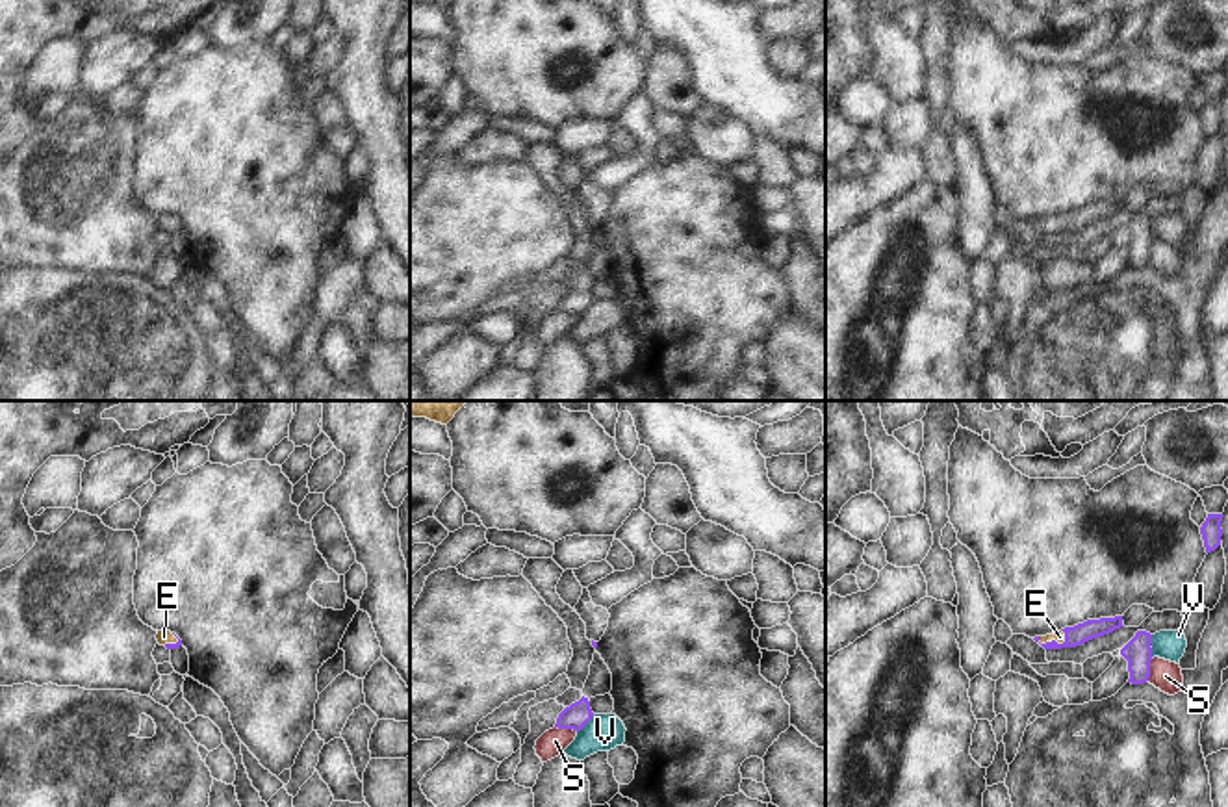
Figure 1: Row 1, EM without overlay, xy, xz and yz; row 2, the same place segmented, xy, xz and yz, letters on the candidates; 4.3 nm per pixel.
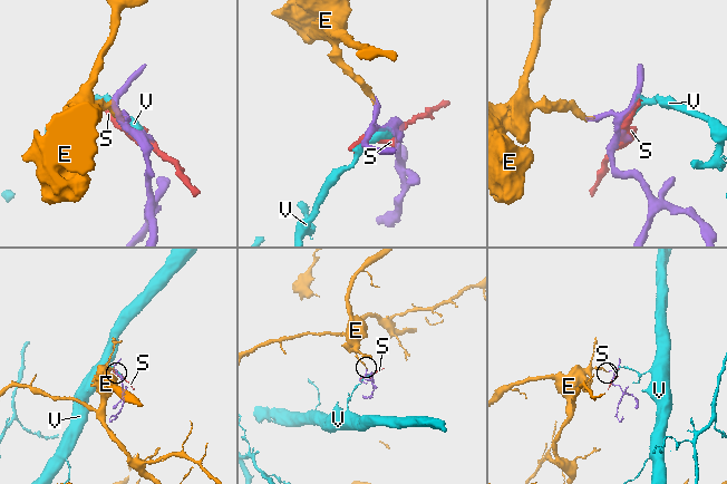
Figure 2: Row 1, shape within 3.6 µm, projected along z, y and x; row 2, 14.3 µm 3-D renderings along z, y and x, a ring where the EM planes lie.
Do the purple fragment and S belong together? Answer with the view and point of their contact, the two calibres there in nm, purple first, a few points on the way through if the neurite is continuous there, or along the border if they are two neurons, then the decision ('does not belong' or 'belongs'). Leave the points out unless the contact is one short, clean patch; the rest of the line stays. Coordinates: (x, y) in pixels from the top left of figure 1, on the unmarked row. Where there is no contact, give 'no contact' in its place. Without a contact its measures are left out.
xz (566, 312) | 110/110 nm | does not belong

